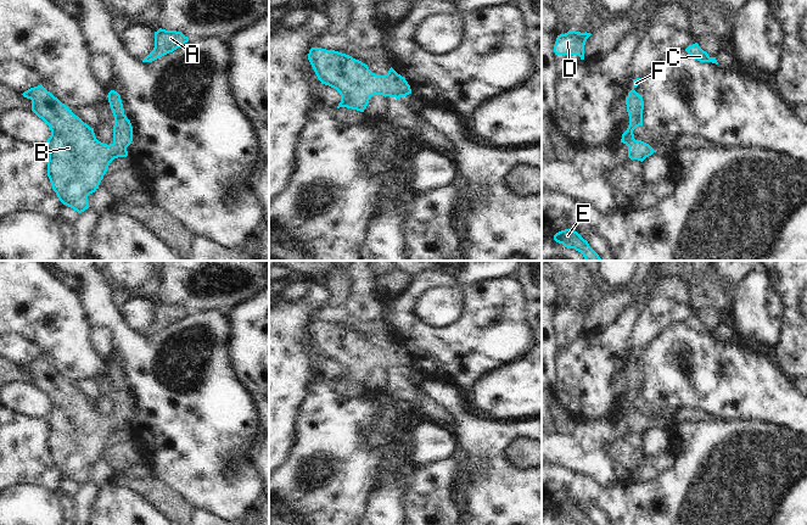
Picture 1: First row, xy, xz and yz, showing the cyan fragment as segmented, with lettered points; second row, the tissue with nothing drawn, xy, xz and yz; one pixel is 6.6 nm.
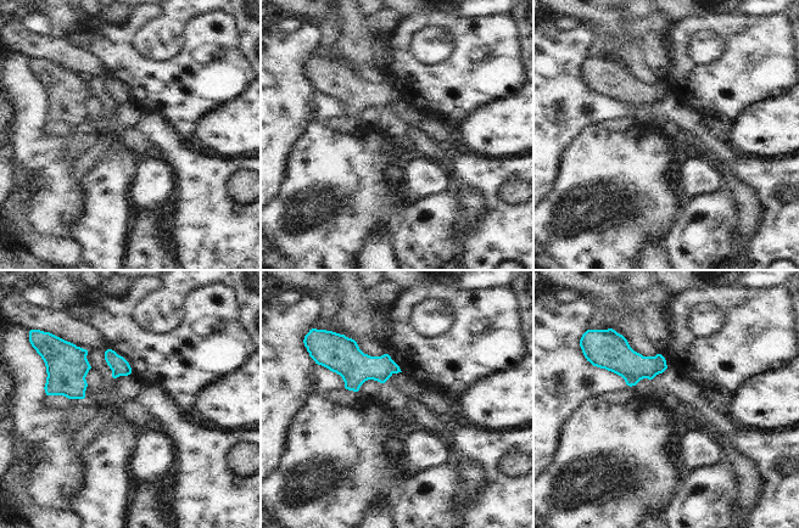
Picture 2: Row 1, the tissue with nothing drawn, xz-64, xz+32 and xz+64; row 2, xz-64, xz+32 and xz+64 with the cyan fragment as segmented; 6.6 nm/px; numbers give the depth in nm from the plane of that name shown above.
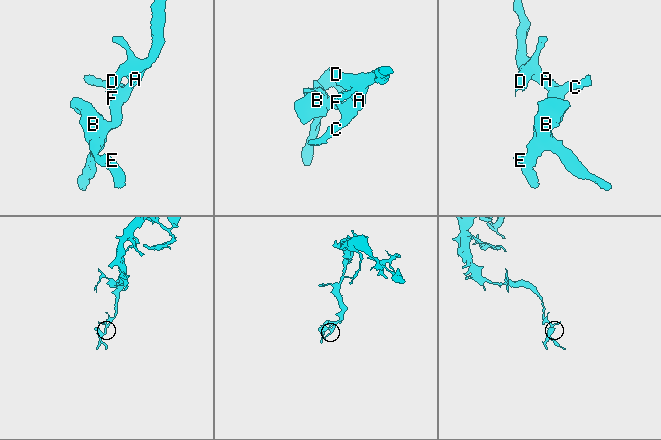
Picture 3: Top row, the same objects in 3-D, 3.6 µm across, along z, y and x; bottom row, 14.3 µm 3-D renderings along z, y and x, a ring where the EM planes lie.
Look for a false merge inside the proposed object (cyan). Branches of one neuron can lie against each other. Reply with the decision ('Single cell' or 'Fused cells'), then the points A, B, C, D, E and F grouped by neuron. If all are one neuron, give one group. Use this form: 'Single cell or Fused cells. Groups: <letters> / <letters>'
Single cell. Groups: A B C D E F.

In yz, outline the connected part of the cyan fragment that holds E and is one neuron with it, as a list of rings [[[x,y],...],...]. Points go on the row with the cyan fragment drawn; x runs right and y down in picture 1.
[[[572,229],[556,233],[554,240],[565,247],[575,248],[581,252],[585,261],[601,261],[599,255],[589,246],[588,241]]]

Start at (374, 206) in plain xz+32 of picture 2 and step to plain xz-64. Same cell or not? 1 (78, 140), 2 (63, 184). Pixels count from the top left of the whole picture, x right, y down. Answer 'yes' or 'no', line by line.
1: no
2: yes

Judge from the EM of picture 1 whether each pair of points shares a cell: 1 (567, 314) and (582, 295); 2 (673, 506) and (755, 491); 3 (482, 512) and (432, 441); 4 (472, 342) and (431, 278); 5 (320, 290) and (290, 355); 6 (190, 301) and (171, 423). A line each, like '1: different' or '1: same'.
1: different
2: same
3: different
4: same
5: same
6: different

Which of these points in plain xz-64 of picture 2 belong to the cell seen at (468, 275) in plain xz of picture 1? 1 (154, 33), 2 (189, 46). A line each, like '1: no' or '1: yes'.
1: yes
2: no

